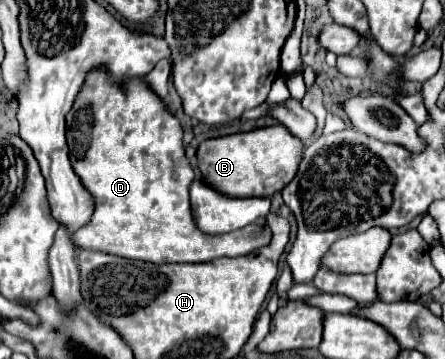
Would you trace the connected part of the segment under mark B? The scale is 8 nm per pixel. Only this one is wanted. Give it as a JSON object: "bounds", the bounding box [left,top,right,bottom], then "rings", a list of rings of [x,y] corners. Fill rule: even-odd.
{"bounds":[197,124,303,196],"rings":[[[275,124],[251,132],[237,132],[221,138],[203,140],[197,148],[197,168],[201,180],[225,196],[273,196],[295,176],[301,162],[303,144],[285,126]]]}

